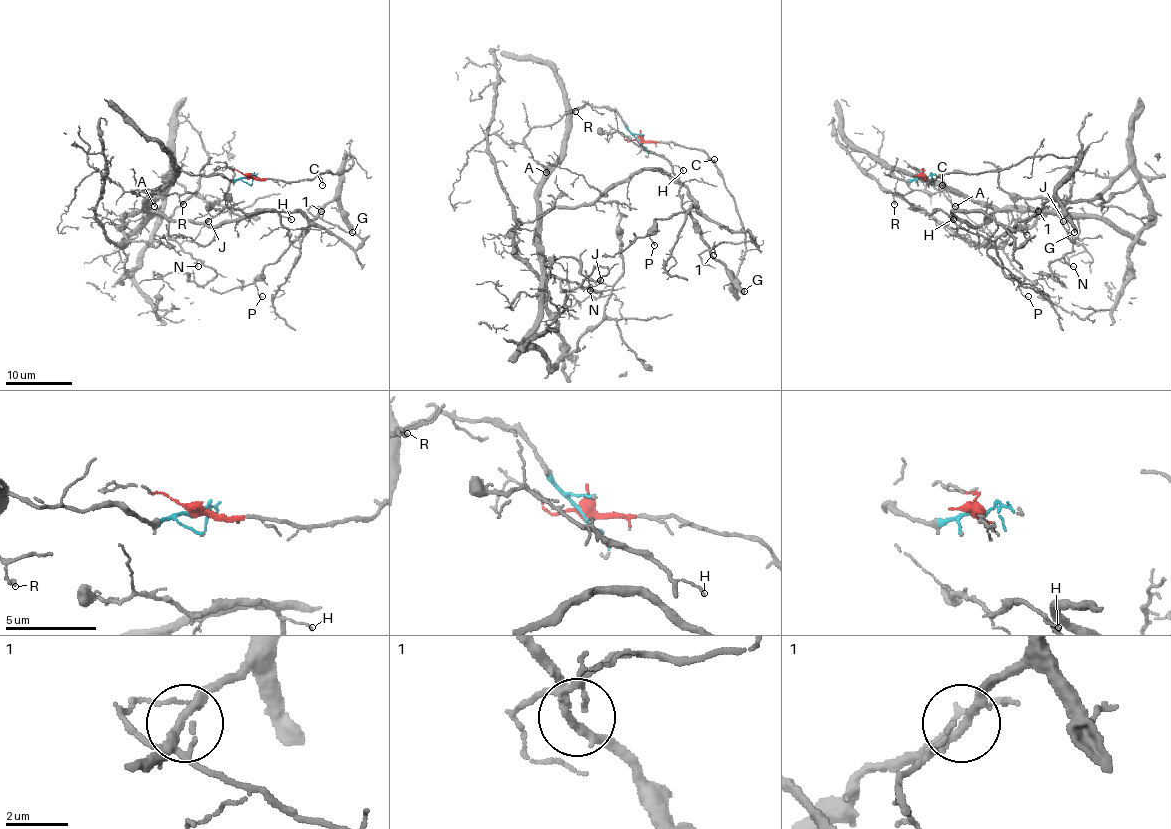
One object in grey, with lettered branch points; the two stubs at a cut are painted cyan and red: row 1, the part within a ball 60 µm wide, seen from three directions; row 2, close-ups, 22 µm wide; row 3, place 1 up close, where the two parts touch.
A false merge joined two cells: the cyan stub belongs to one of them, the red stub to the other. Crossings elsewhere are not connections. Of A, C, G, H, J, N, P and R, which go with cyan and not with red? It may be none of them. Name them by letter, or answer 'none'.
A, J, N, R

